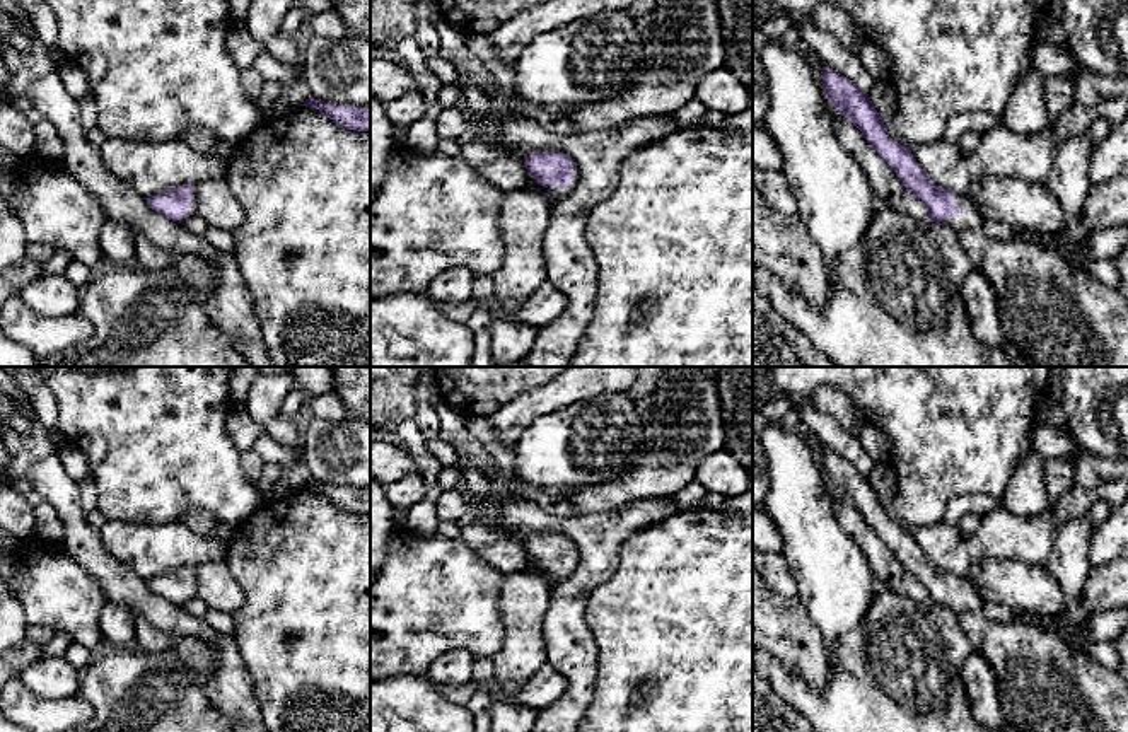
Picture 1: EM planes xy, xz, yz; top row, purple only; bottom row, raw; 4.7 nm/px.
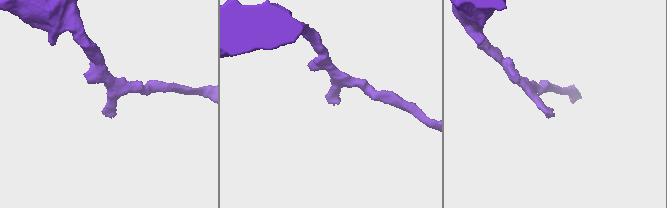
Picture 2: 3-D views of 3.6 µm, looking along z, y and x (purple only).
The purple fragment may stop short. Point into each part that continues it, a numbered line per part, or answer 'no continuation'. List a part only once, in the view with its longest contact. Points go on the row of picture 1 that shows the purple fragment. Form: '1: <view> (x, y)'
1: xz (555, 193)

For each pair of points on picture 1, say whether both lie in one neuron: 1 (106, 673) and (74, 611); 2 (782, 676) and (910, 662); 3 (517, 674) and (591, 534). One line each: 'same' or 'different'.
1: different
2: same
3: different

